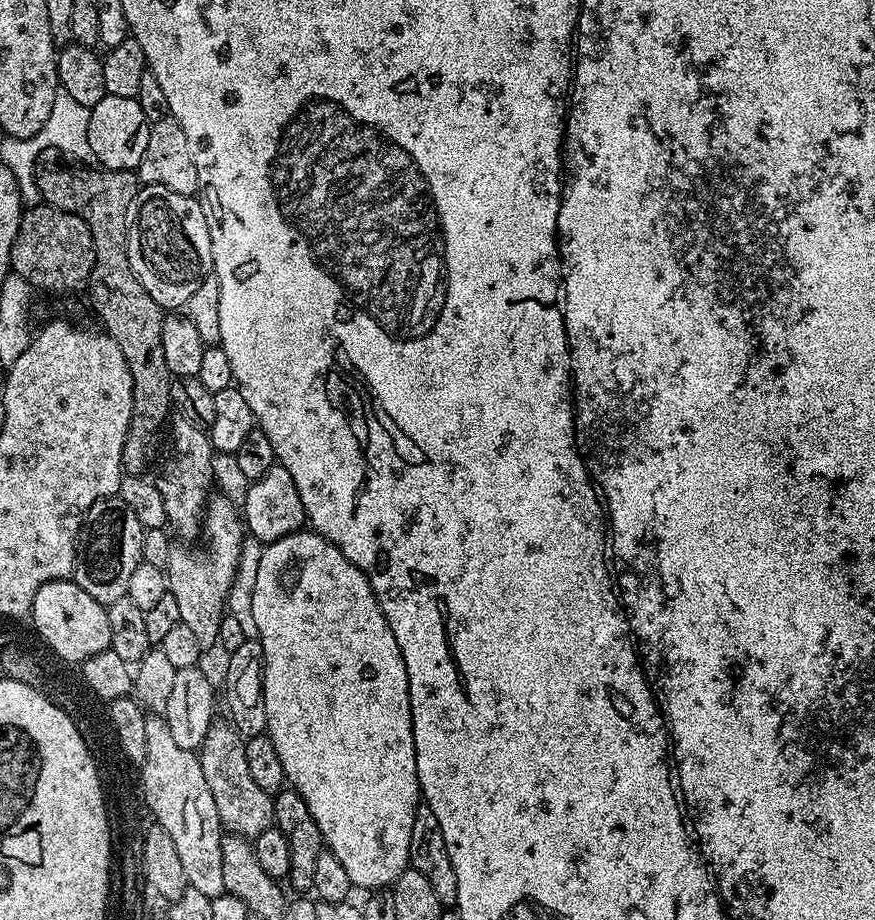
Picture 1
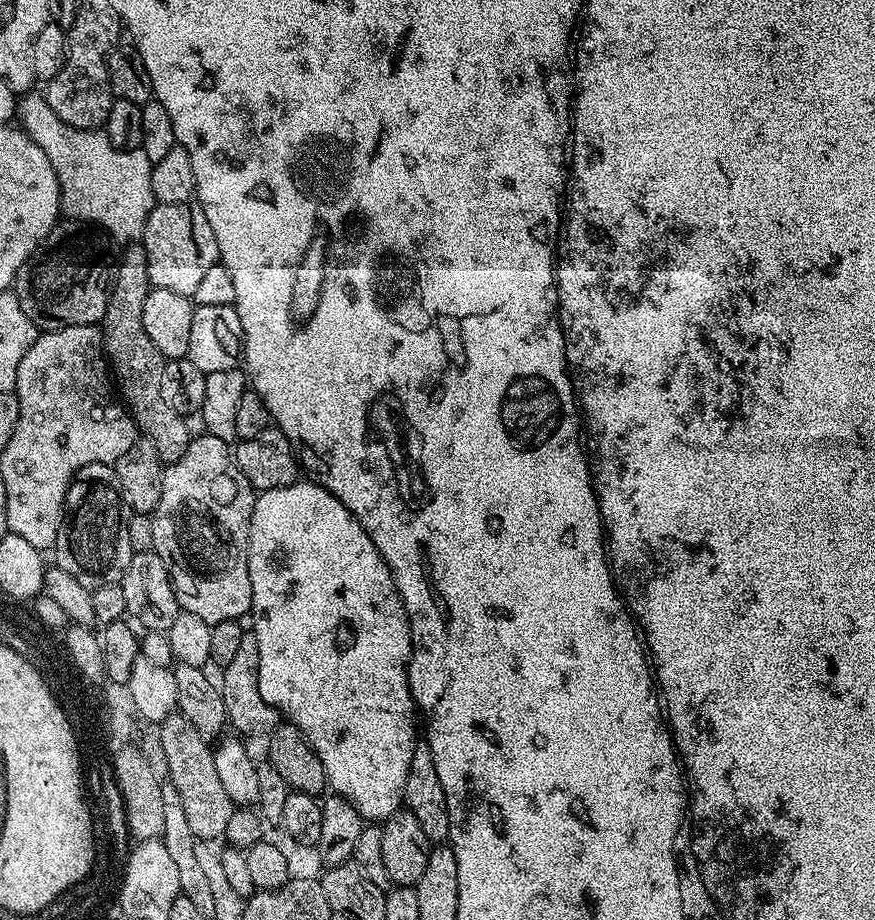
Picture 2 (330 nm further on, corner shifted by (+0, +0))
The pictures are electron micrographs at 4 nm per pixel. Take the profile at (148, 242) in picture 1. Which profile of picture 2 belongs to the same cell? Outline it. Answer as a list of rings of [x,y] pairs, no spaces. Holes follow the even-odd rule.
[[[196,202],[157,204],[146,218],[142,243],[152,286],[174,290],[174,294],[189,298],[200,285],[206,270],[210,270],[210,266],[217,264],[220,259],[214,230],[210,230],[210,222],[206,222],[206,214]]]

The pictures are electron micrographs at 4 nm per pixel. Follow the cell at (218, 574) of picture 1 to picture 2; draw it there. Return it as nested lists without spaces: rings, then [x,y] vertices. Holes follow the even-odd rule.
[[[205,435],[191,440],[186,454],[164,468],[162,494],[156,511],[151,513],[154,522],[152,547],[163,560],[168,561],[168,573],[181,609],[198,614],[202,622],[214,625],[237,620],[240,615],[252,611],[248,535],[256,497],[250,482],[246,482],[242,470],[238,470],[233,449],[222,442],[222,438]]]

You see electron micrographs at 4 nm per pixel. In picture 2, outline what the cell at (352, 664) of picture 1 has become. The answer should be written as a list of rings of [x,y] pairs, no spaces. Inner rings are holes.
[[[297,482],[279,488],[278,490],[266,490],[259,493],[254,502],[254,510],[250,518],[250,534],[248,535],[248,569],[250,570],[250,586],[252,587],[252,613],[254,614],[254,628],[256,637],[258,638],[258,658],[260,665],[258,666],[258,690],[262,690],[262,698],[266,698],[266,702],[270,706],[274,706],[276,711],[287,723],[293,724],[298,730],[302,730],[302,734],[306,738],[306,742],[310,742],[310,746],[314,750],[314,754],[318,754],[318,762],[322,762],[322,770],[326,770],[326,778],[328,779],[328,788],[335,795],[346,797],[354,806],[354,810],[358,810],[358,814],[363,816],[368,822],[383,822],[388,816],[394,814],[402,808],[404,802],[404,787],[406,786],[406,774],[410,774],[410,758],[414,758],[414,750],[418,743],[416,737],[416,724],[418,728],[418,709],[416,703],[412,701],[412,691],[408,685],[408,660],[412,656],[412,631],[408,625],[408,614],[404,609],[404,603],[400,597],[400,592],[396,589],[396,583],[392,577],[392,569],[388,563],[382,558],[382,554],[378,554],[376,544],[370,542],[370,534],[366,534],[366,530],[362,530],[360,520],[354,518],[354,514],[350,514],[350,510],[346,510],[346,506],[342,506],[342,502],[338,502],[338,498],[334,498],[334,494],[330,494],[330,490],[326,490],[322,485],[315,482]]]

